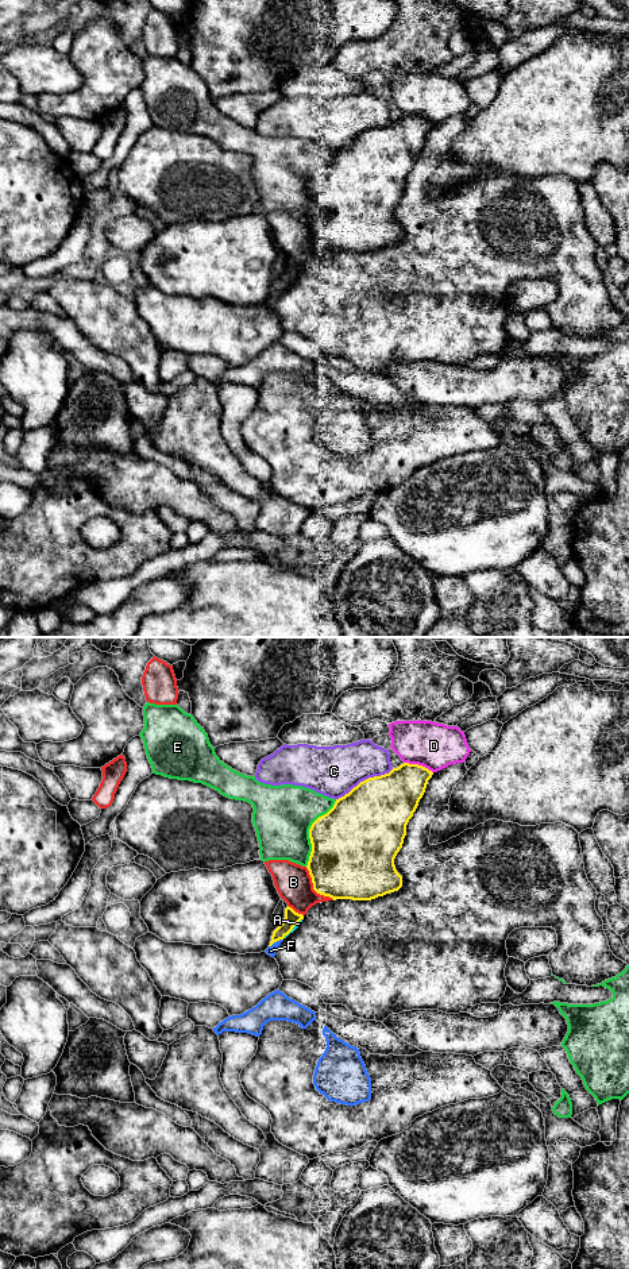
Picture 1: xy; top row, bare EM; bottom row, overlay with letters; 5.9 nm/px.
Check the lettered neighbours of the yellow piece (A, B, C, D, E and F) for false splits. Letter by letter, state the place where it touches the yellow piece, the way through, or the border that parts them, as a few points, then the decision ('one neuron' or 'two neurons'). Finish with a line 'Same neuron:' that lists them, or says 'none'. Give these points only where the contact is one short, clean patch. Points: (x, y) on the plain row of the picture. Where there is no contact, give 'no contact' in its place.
A: xy (293, 278) | two neurons
B: xy (313, 240) | two neurons
C: xy (366, 131) | two neurons
D: xy (417, 116) | along xy (404, 114), (421, 116), (432, 124) | two neurons
E: xy (309, 184) | two neurons
F: xy (276, 293) | two neurons
Same neuron: none

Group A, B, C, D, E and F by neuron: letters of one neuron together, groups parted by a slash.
A F / B / C / D / E

